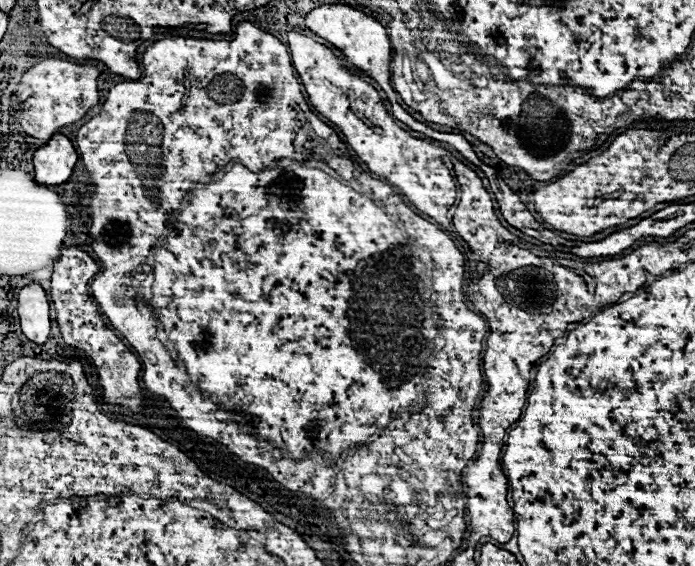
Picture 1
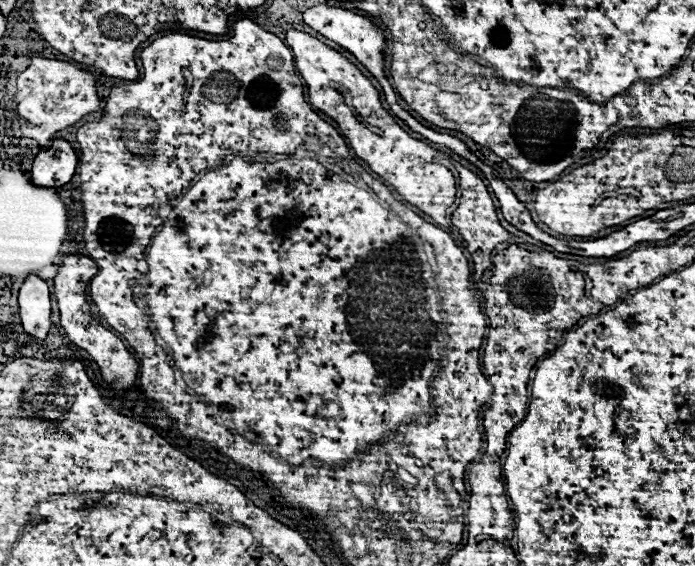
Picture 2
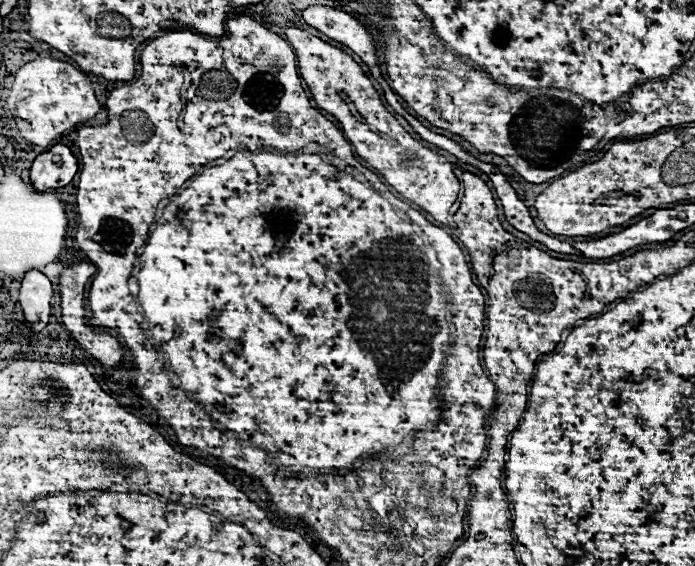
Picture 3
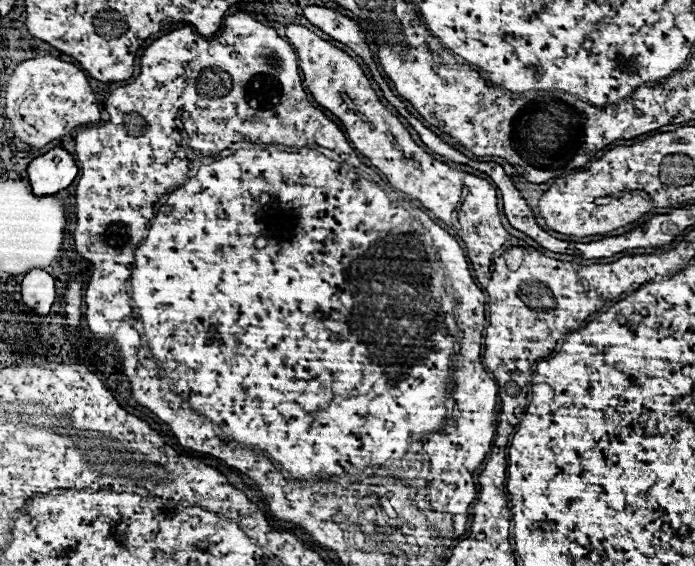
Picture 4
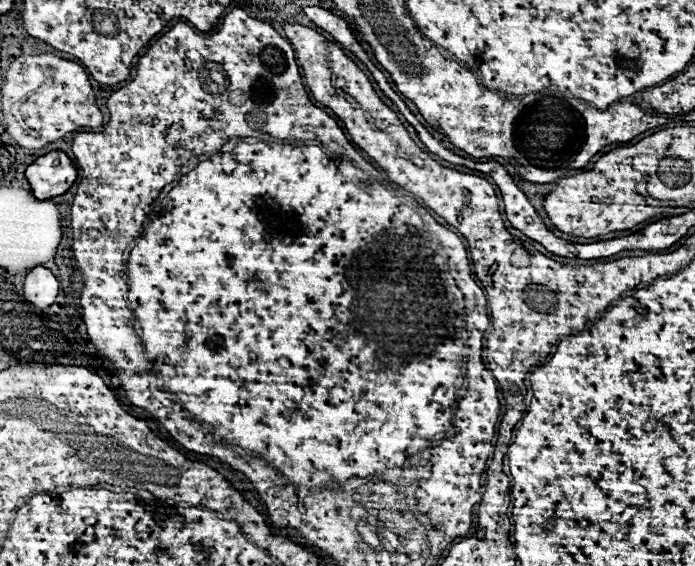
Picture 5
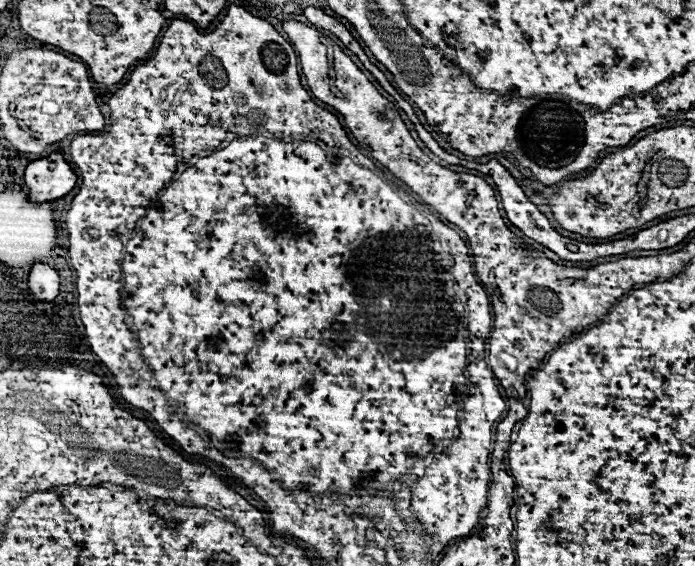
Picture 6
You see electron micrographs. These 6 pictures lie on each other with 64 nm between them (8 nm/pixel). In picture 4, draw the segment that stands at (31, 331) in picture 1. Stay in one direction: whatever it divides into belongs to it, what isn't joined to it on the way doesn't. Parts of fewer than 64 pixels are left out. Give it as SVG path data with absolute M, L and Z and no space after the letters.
M40 268L30 270L22 280L22 302L38 316L46 316L56 298L54 278Z

